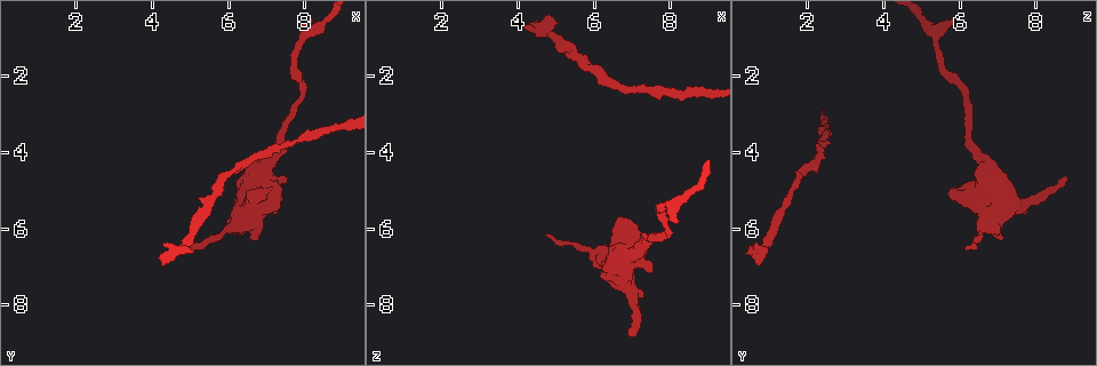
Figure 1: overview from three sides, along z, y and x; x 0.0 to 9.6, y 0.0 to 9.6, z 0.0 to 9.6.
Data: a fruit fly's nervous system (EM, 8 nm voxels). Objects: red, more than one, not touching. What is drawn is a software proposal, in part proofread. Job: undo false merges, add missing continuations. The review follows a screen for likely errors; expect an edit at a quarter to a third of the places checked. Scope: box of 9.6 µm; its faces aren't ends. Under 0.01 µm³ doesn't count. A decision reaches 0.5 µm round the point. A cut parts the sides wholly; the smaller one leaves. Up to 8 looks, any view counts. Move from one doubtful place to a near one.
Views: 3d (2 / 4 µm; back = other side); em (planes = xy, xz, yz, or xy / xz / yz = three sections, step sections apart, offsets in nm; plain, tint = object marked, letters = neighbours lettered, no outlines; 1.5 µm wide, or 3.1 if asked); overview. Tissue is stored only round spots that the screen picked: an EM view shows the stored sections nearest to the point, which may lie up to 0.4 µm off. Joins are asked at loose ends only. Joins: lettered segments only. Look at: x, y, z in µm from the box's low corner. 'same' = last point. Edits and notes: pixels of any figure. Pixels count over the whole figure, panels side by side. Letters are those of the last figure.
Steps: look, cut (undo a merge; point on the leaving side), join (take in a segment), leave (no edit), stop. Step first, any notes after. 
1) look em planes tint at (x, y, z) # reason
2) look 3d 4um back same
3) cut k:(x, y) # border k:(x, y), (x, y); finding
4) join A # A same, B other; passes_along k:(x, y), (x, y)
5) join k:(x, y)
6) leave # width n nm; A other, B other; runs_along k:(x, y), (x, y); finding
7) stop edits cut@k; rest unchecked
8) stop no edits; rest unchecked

look 3d 2um at (6.90, 4.65, 8.85) # free end

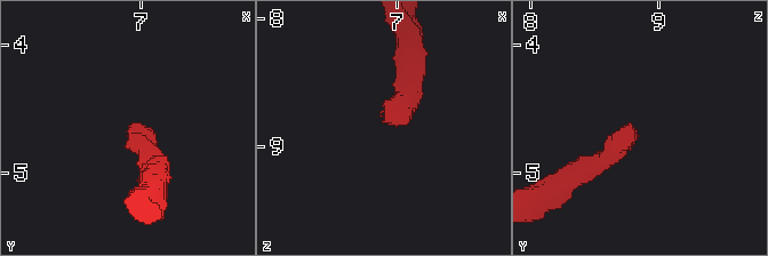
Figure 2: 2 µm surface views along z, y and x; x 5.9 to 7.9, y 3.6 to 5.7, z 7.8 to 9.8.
look em planes plain at (6.90, 4.68, 8.82) # shape alone is not enough

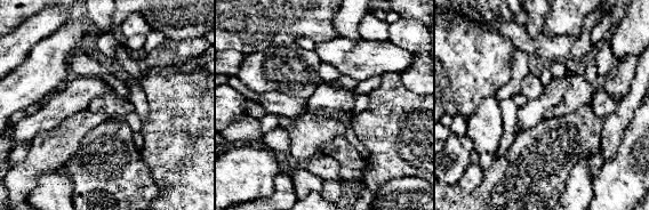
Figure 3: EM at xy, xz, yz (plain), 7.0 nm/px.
look em planes letters same # see the neighbours

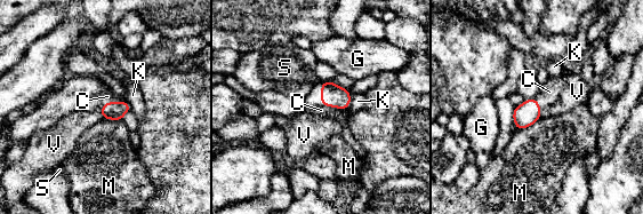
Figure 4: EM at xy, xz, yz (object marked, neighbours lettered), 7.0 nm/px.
join C # C same, G other, K other, M other, S other, V other; passes_along 4:(111, 110), (112, 102), (107, 96); the neuron continues

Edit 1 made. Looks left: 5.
look overview

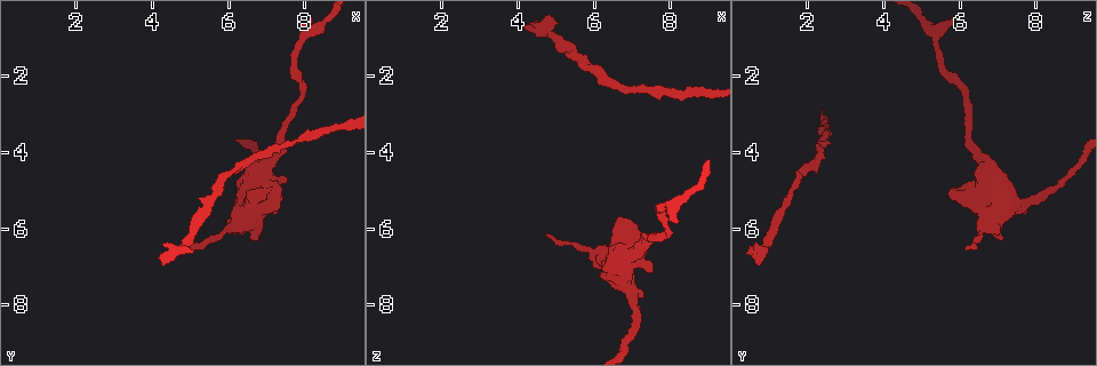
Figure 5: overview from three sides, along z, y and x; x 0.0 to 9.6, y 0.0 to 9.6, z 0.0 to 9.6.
look em xy step 4 letters at (7.40, 4.70, 7.15) # free end

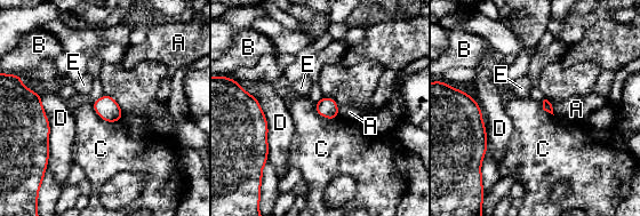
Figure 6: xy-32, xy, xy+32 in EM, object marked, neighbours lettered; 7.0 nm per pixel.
look em planes letters same # another direction

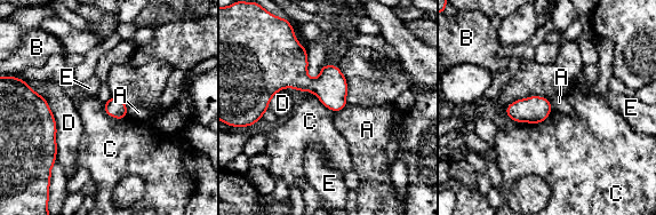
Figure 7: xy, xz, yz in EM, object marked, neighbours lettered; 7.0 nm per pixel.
leave # A other, B other, C other, D other, E other; no lettered segment goes on from it

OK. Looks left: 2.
stop edits join@4; rest unchecked

